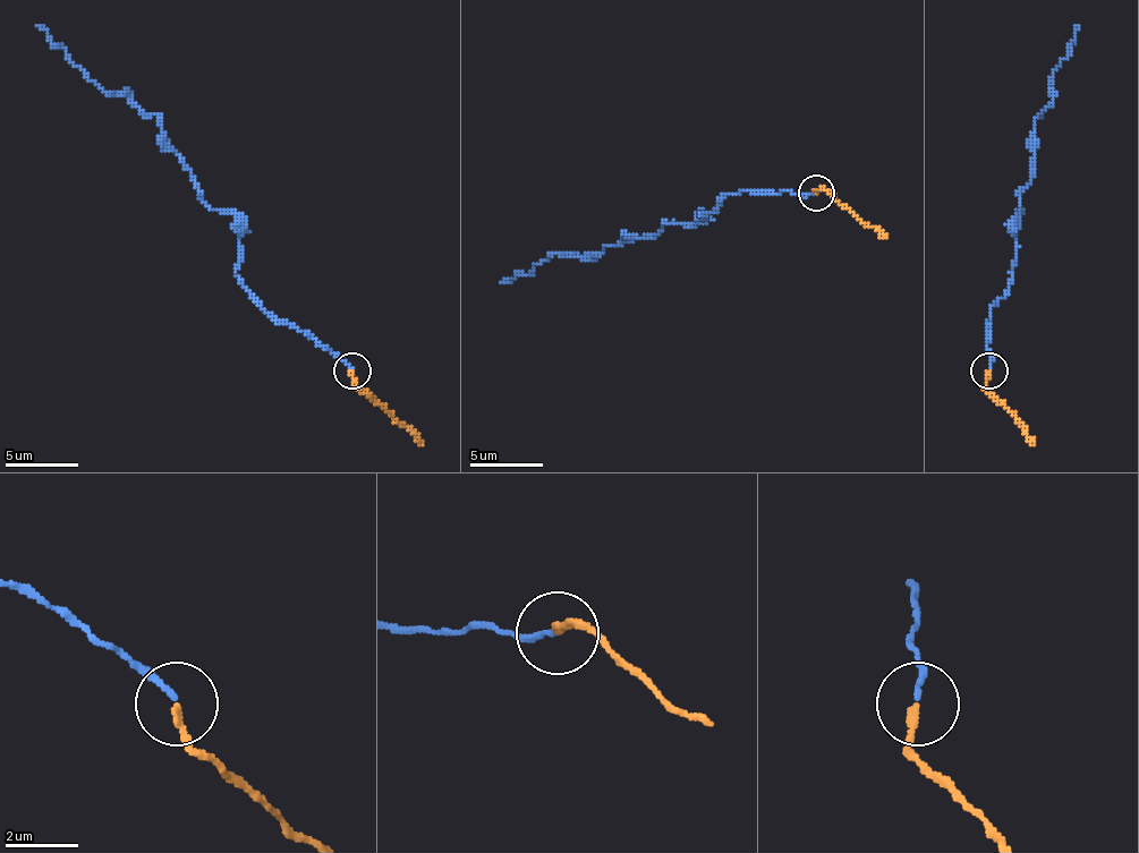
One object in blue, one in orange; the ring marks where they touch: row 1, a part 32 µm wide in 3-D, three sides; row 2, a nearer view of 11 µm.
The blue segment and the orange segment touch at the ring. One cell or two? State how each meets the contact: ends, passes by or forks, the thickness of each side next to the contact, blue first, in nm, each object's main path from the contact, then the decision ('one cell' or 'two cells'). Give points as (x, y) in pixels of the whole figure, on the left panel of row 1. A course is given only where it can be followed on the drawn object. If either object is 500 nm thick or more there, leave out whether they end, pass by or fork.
blue ends | orange ends | 160/180 nm | blue via (353, 367), (264, 308), (235, 272), (238, 224), (202, 198), (161, 121), (128, 99), (110, 95), (36, 25) | orange via (353, 372), (360, 390), (423, 445) | two cells

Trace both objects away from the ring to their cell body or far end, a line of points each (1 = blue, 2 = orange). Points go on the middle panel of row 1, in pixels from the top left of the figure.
1: (817, 194), (729, 194), (703, 220), (665, 223), (592, 256), (552, 253), (526, 274), (500, 282)
2: (817, 194), (824, 190), (886, 238)

